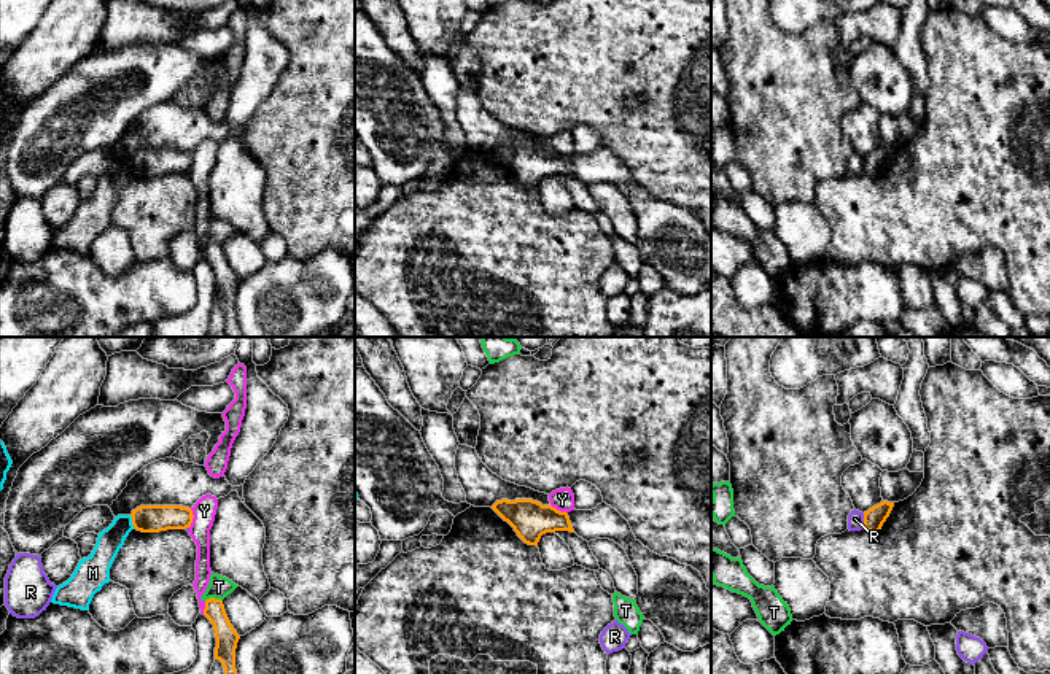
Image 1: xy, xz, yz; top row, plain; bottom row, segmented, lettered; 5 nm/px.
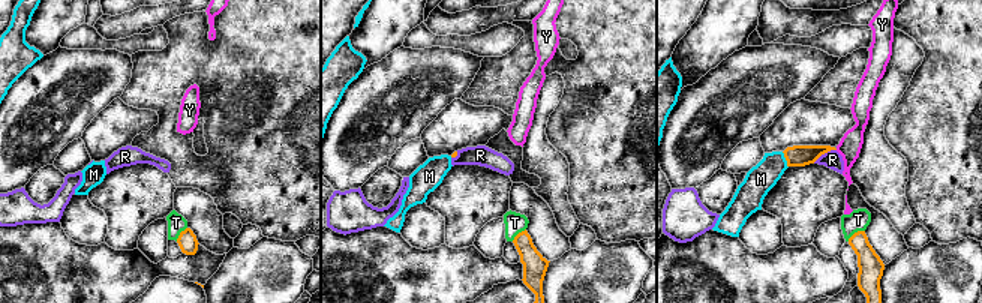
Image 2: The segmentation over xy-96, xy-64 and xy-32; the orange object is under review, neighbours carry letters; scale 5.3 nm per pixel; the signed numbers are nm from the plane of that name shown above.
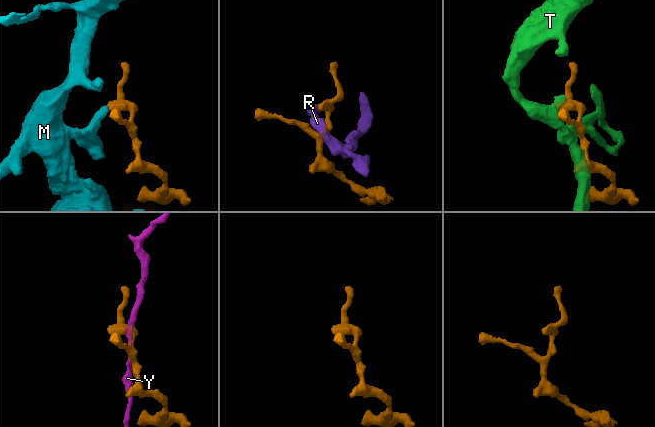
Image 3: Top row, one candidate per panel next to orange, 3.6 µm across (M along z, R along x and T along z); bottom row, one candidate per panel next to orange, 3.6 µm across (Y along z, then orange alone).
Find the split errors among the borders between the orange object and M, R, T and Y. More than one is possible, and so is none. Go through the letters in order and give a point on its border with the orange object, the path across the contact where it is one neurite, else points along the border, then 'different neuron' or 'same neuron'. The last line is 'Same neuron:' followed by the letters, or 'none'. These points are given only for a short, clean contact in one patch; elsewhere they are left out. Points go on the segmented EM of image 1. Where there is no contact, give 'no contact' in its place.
M: meets orange in xy at (132, 522); border along xy (129, 515), (134, 526); different neuron
R: meets orange in yz at (864, 522); border along yz (863, 514), (864, 528); different neuron
T: meets orange in xy at (213, 598); different neuron
Y: meets orange in xy at (193, 517); different neuron
Same neuron: none

